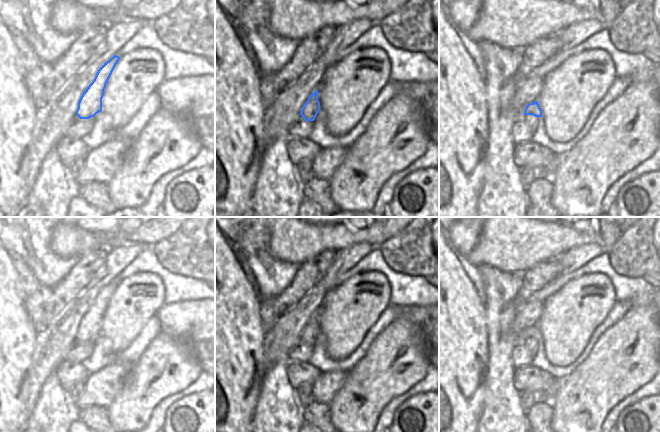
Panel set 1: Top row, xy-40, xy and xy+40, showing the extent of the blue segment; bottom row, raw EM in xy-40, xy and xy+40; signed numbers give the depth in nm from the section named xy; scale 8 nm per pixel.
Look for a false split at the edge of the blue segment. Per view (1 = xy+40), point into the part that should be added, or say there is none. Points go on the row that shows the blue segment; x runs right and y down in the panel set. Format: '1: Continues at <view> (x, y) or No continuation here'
1: Continues at xy+40 (532, 121)

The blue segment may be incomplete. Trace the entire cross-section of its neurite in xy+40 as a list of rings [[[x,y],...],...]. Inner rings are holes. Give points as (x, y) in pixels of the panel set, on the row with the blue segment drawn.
[[[538,101],[529,103],[524,110],[524,116],[522,118],[533,131],[538,128],[539,117],[542,117],[542,110],[538,104]]]

